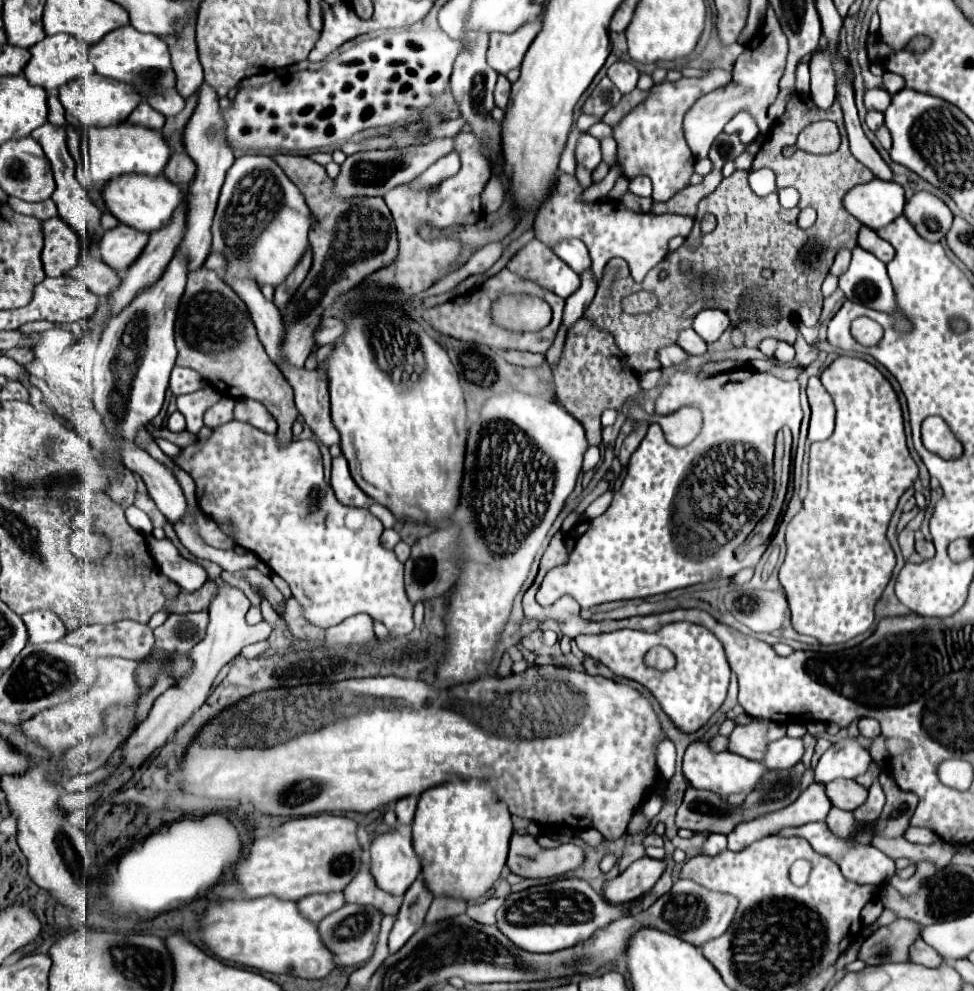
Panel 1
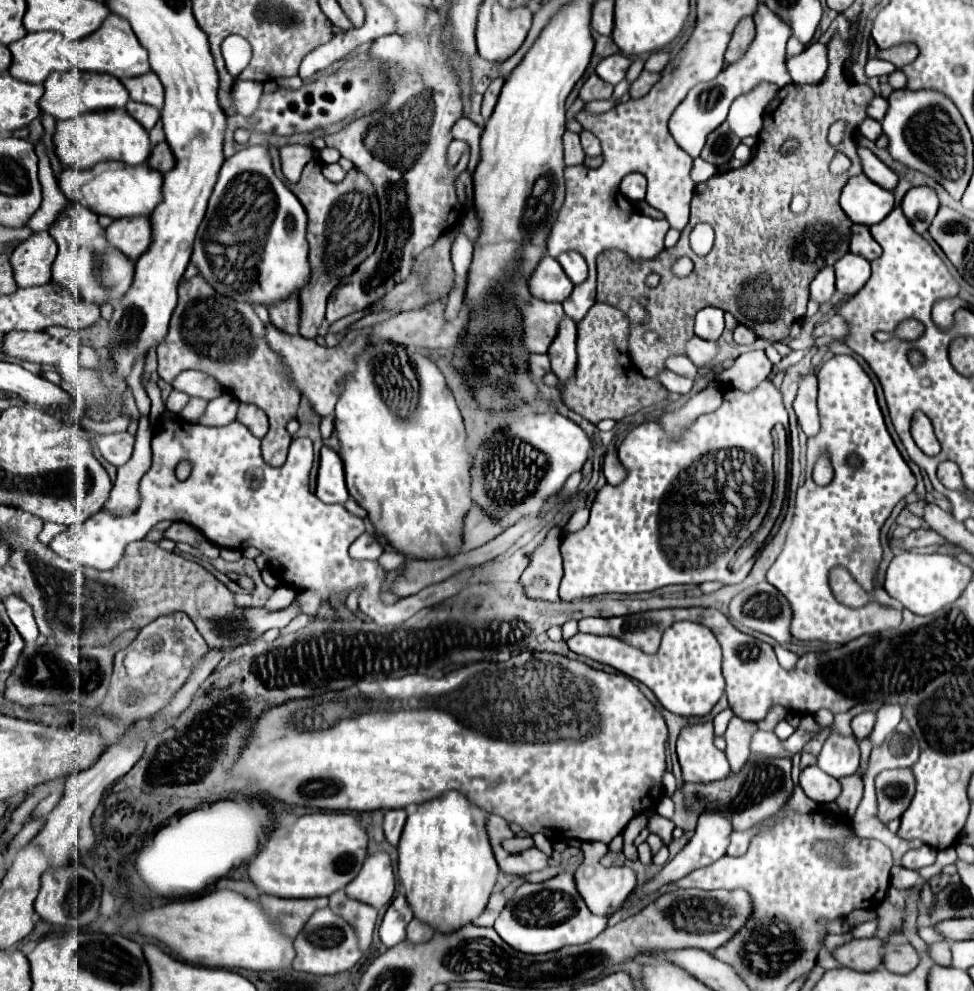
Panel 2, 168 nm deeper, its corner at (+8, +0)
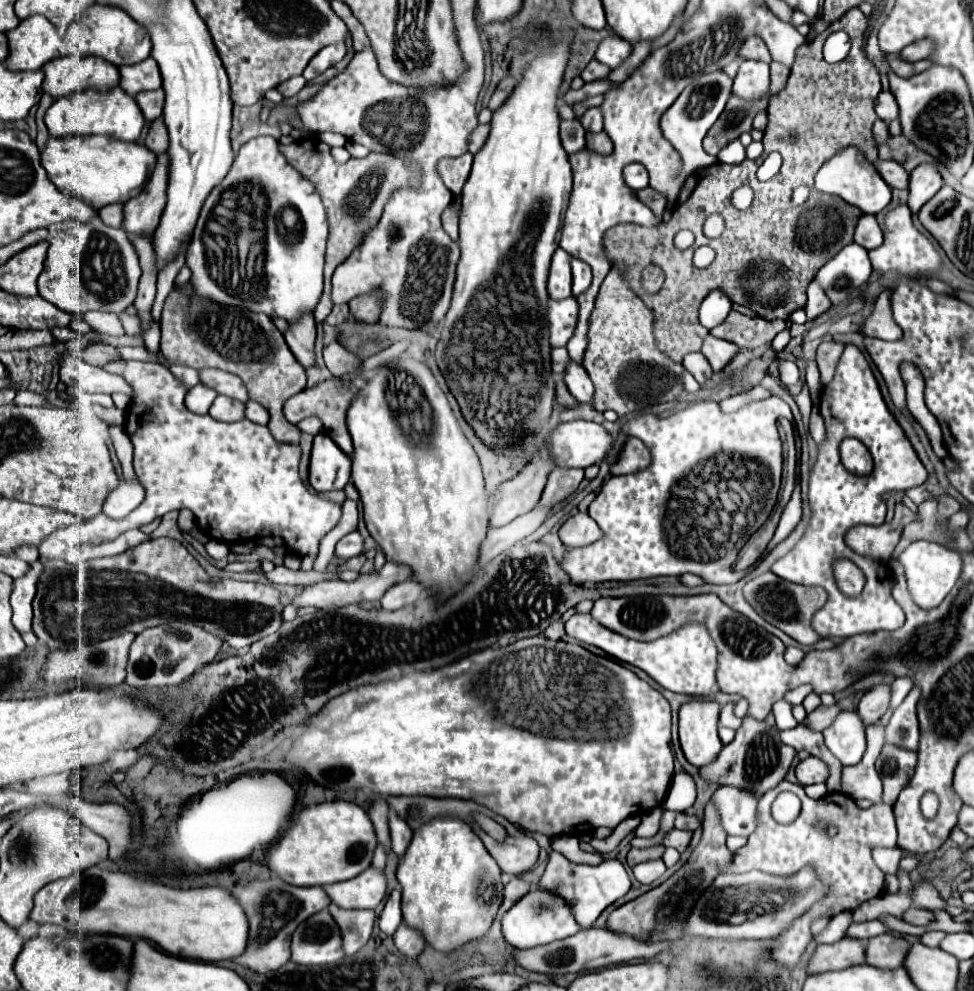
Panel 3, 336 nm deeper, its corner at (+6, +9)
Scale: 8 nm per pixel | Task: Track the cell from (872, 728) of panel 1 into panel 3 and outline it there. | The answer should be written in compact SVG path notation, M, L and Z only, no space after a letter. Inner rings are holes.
M878 685L864 693L864 697L858 703L858 715L864 721L864 725L874 725L886 713L888 701L890 701L888 685Z

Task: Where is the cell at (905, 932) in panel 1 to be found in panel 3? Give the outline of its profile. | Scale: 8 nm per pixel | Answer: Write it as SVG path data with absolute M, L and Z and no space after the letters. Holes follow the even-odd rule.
M844 937L832 945L818 945L810 959L808 973L838 971L866 963L866 943L862 939Z

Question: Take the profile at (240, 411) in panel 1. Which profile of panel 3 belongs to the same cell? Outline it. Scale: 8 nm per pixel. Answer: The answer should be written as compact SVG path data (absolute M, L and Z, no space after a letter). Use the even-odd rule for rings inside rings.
M252 399L246 403L246 417L250 421L258 423L258 425L266 425L268 423L268 411L260 403L256 403Z

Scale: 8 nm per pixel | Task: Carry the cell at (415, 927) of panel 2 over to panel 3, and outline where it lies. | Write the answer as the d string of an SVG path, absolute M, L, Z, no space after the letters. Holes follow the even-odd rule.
M402 923L398 931L394 933L394 943L398 951L410 959L416 959L426 947L426 939L418 931L414 931L414 927L408 927L406 923Z

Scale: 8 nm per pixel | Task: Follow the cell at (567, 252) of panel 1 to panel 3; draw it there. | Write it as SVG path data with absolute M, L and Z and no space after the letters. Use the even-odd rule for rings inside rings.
M572 259L572 275L574 275L574 285L572 285L572 295L580 295L582 291L586 291L590 287L592 281L592 273L590 273L590 265L580 261L580 259Z

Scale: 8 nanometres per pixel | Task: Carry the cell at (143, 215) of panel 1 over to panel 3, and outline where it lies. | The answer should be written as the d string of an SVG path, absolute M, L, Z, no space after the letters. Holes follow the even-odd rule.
M50 137L42 151L42 165L52 183L64 195L76 195L84 199L92 209L102 209L112 203L126 203L142 193L156 167L156 155L138 143L122 143L106 137Z

